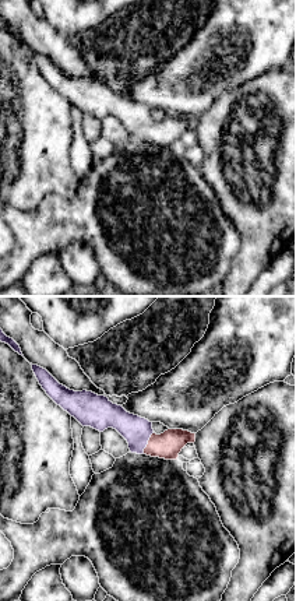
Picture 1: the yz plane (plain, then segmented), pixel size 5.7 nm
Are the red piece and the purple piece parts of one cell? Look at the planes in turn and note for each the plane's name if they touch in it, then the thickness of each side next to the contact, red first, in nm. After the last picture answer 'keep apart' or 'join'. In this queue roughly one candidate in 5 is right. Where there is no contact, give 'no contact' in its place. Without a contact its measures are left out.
meets red in yz; 160 nm thick on the red side, 160 nm on the other

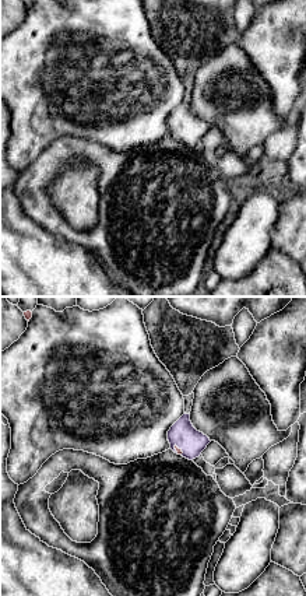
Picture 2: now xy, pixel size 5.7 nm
meets red in xy; 30 nm thick on the red side, 150 nm on the other

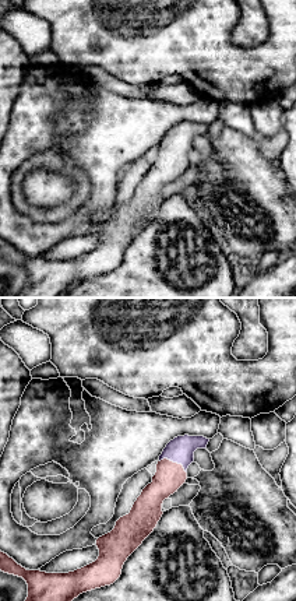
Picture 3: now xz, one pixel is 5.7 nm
meets red in xz; 170 nm thick on the red side, 150 nm on the other

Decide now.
join

